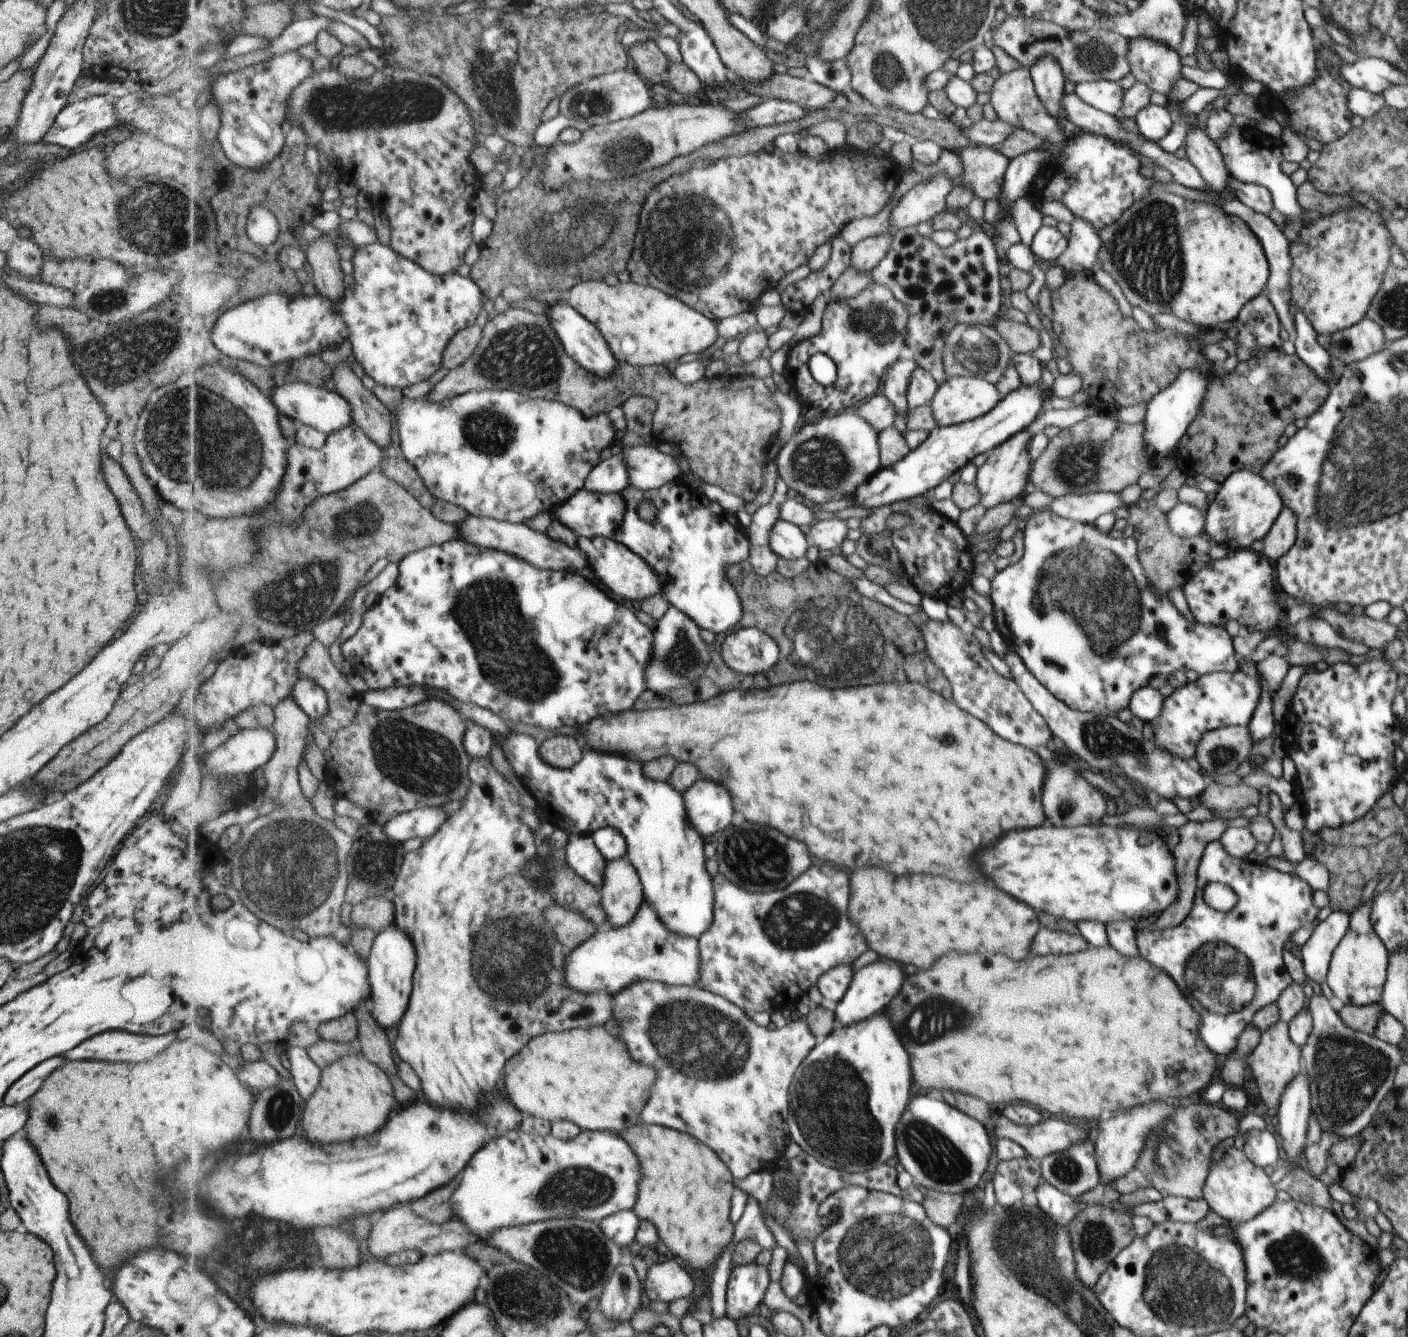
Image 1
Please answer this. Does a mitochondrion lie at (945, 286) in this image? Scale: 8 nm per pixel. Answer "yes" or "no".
no

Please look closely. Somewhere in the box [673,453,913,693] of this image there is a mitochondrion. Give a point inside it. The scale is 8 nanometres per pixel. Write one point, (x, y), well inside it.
(843, 647)

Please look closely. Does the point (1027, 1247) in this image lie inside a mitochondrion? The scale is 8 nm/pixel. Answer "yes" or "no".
yes

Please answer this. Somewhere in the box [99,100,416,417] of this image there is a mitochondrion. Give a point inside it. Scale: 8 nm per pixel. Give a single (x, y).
(163, 211)

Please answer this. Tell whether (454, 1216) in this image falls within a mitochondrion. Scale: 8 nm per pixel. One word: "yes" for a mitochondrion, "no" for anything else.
no

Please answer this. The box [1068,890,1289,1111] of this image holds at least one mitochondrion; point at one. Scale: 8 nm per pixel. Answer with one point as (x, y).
(1218, 973)

